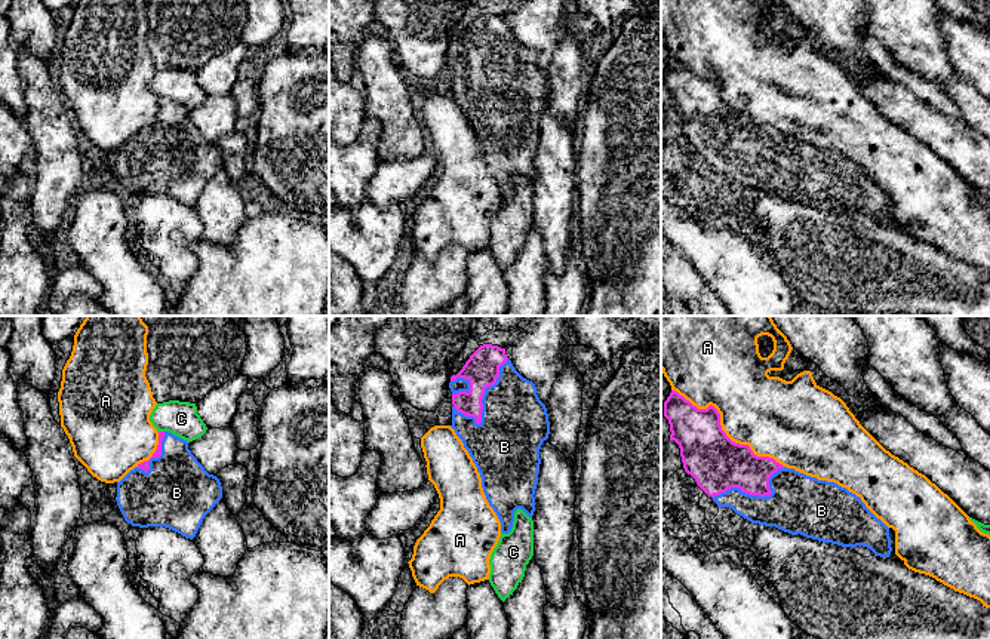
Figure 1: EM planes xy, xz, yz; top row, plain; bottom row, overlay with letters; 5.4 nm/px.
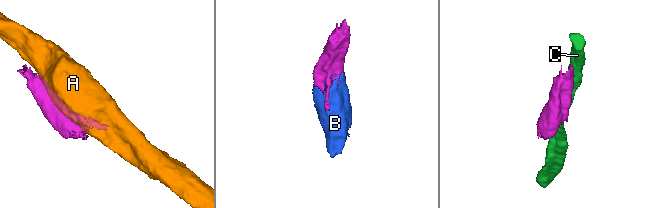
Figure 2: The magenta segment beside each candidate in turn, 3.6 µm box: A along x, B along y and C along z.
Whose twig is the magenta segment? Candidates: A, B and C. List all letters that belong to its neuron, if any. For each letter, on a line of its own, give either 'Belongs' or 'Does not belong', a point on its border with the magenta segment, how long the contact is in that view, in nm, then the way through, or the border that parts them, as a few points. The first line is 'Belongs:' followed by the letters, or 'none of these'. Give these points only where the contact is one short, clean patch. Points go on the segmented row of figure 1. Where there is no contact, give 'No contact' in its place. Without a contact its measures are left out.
Belongs: B
A: Does not belong. Touches magenta at yz (722, 430). Shared border 750 nm
B: Belongs. Touches magenta at xz (483, 390). Shared border 400 nm
C: Does not belong. Touches magenta at xy (162, 432). Shared border 30 nm

